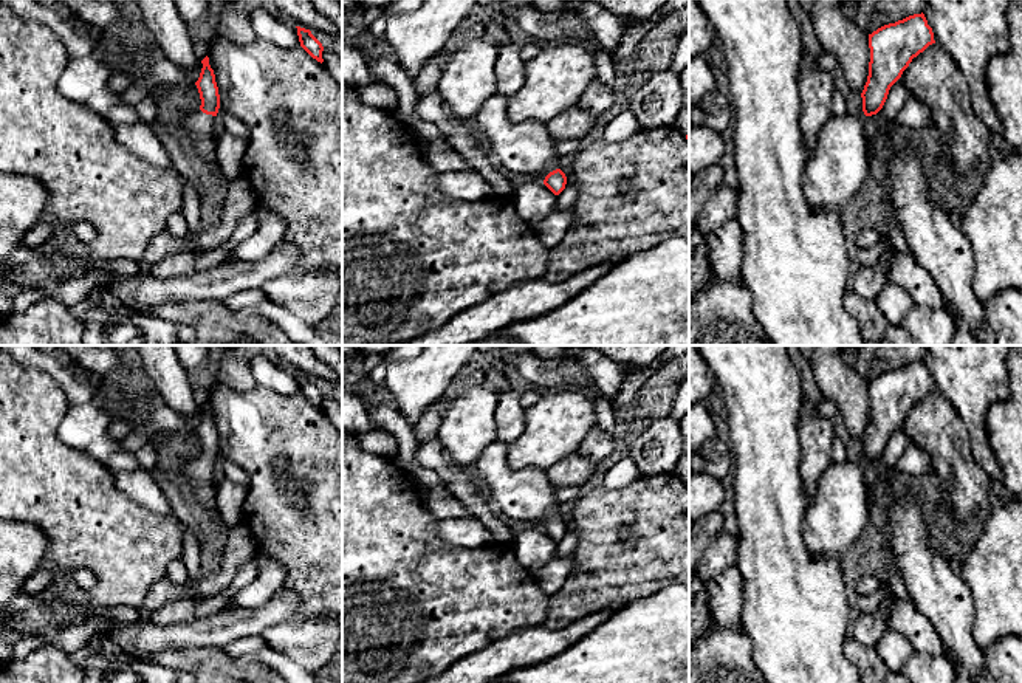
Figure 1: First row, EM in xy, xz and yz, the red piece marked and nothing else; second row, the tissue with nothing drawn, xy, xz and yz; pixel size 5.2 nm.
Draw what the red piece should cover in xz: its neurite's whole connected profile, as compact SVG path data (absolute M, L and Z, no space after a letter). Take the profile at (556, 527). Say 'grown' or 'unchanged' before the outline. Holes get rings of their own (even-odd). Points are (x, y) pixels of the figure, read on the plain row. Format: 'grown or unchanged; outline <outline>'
grown; outline M496 440L482 451L472 471L503 514L516 520L544 520L544 531L554 542L565 536L567 523L557 514L557 488L544 469L511 469L508 446Z

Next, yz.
unchanged; outline M914 361L884 372L869 381L869 423L861 440L866 463L876 462L890 434L901 424L914 404L935 390L924 361Z

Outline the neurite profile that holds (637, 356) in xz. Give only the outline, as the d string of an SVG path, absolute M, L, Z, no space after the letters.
M584 345L599 348L615 362L624 362L633 369L652 364L669 345Z

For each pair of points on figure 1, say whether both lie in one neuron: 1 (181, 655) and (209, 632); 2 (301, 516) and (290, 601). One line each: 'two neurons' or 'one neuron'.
1: two neurons
2: two neurons

